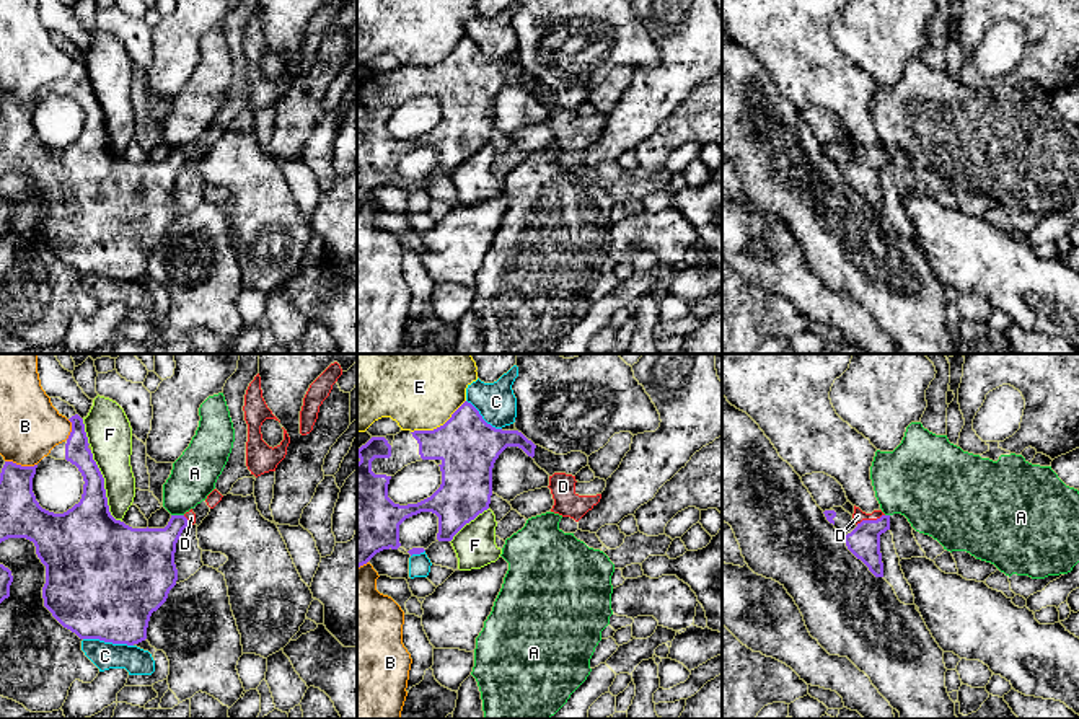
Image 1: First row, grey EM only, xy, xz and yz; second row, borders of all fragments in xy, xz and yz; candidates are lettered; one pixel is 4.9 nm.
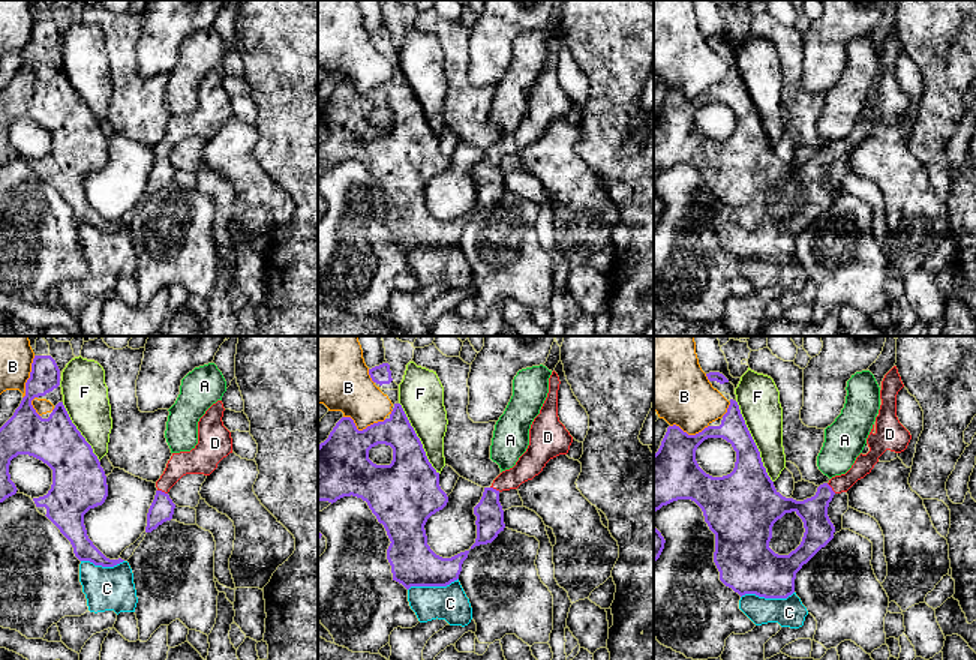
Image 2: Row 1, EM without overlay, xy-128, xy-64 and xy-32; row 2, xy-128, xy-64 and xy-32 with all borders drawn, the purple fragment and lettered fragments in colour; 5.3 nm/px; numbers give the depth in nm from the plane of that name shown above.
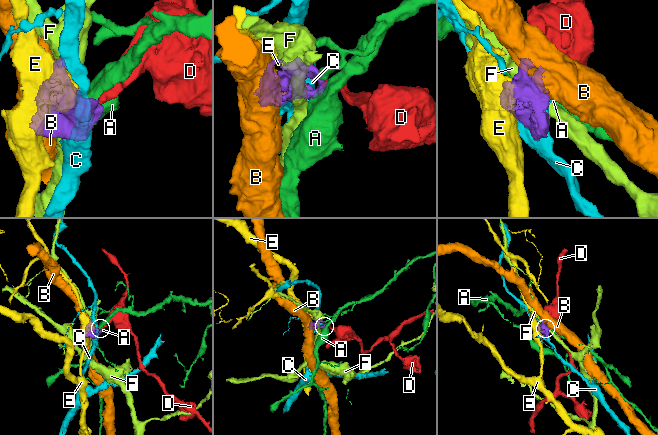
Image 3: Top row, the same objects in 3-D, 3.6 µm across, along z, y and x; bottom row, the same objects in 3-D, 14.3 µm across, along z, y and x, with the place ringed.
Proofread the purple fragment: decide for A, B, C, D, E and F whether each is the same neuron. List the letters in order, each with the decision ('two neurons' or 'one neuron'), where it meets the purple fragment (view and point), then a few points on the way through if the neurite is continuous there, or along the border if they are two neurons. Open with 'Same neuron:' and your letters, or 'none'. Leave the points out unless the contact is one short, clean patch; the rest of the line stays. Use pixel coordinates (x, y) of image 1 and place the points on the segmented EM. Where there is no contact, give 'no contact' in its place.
Same neuron: D
A: two neurons; contact xy (178, 516); border xy (171, 514), (183, 516)
B: two neurons; contact xy (20, 465)
C: two neurons; contact xy (108, 641)
D: one neuron; contact yz (869, 520); way yz (864, 542), (869, 520), (858, 516)
E: two neurons; contact xz (440, 426)
F: two neurons; contact xy (103, 488)

